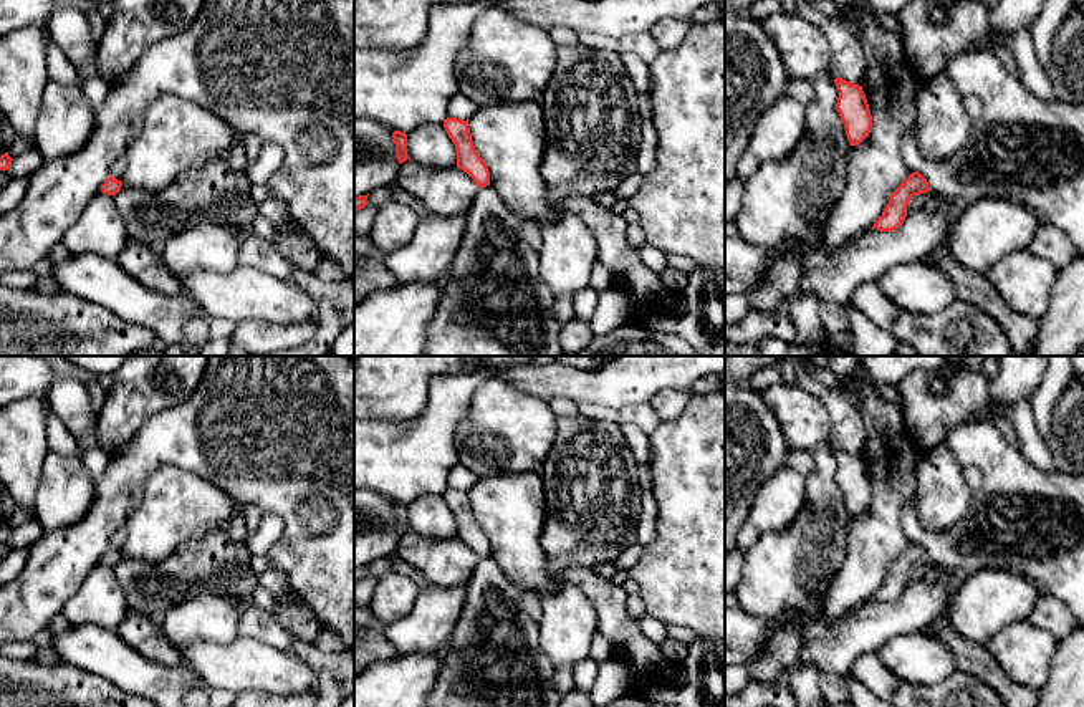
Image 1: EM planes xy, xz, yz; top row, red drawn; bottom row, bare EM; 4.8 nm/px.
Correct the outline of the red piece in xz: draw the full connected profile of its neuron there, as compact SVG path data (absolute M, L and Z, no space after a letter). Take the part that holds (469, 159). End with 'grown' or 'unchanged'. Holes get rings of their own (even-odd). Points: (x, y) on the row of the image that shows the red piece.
M447 118L444 127L457 149L457 167L467 172L478 187L490 185L490 171L473 146L468 121Z; unchanged

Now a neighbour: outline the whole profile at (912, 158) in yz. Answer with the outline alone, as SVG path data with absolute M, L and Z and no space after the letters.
M990 51L955 55L943 71L963 96L975 94L983 101L985 114L973 123L965 147L945 161L928 162L917 149L915 132L907 131L900 144L905 166L912 172L920 172L935 195L953 200L960 209L985 197L1028 207L1039 215L1041 222L1059 227L1069 237L1077 257L1084 258L1084 103L1069 104L1036 98Z

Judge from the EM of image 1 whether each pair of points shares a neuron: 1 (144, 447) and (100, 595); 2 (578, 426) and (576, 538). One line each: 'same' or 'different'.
1: different
2: same

